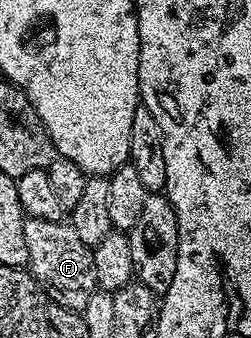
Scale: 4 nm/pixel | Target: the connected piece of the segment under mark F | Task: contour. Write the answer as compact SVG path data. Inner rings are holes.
M26 218L23 234L27 237L28 270L45 290L45 294L51 296L59 306L66 307L68 311L84 312L87 301L91 301L98 285L92 250L83 245L83 241L79 241L79 233L75 233L72 222L56 223Z

